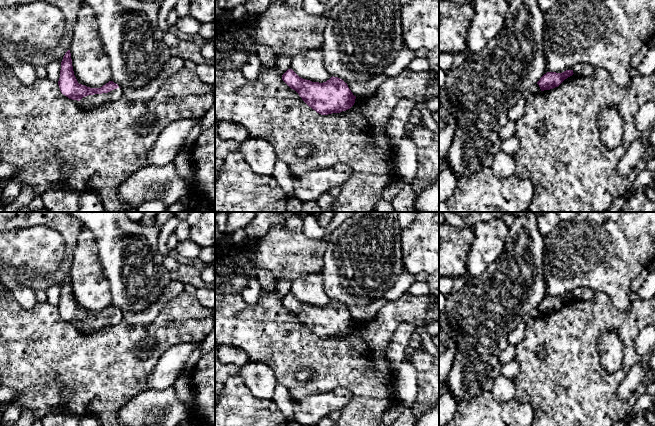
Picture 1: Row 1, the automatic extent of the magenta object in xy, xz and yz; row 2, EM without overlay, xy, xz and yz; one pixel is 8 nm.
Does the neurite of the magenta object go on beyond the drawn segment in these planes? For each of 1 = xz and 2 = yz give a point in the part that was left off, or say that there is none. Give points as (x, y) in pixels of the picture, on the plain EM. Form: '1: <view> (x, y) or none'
1: none
2: none

